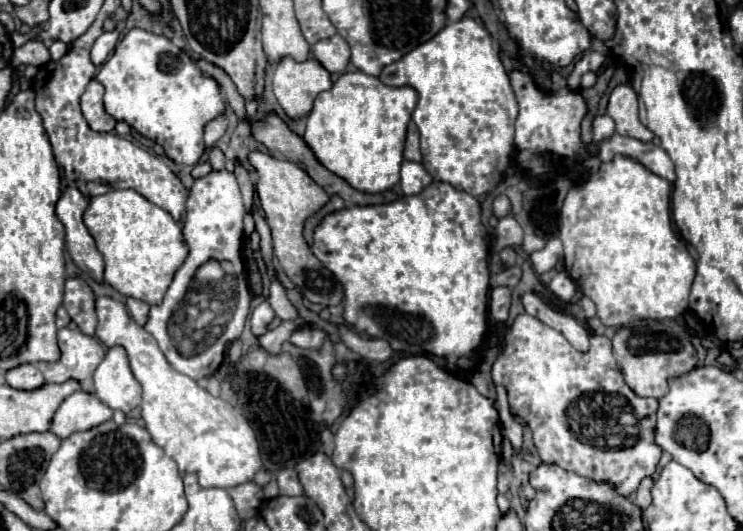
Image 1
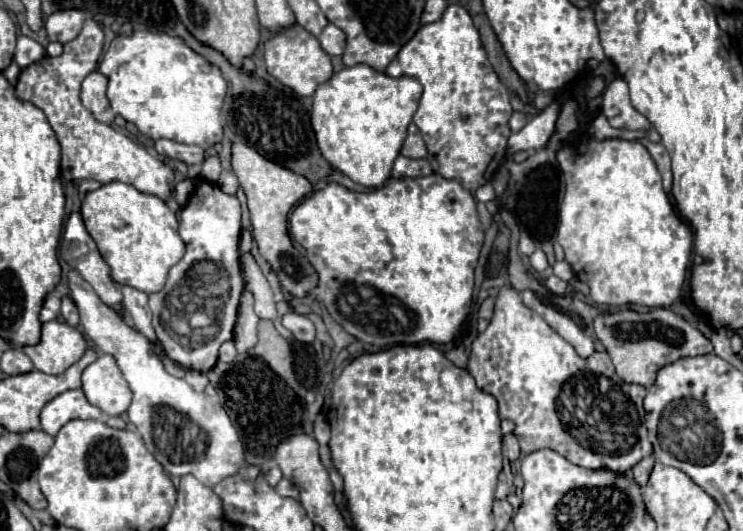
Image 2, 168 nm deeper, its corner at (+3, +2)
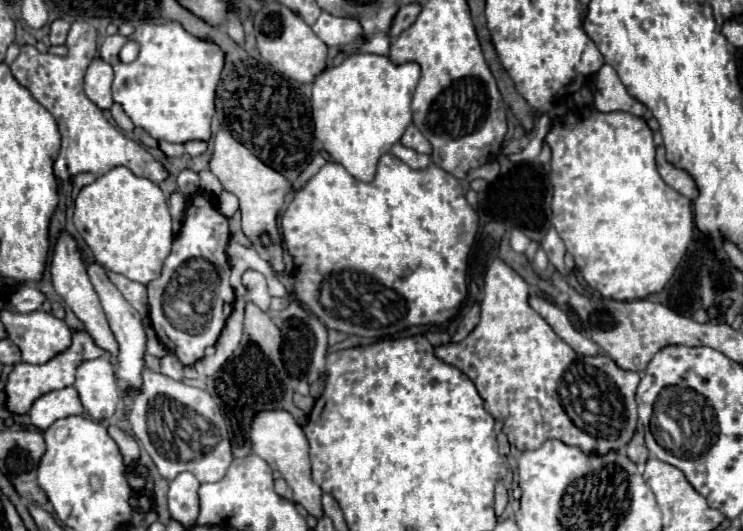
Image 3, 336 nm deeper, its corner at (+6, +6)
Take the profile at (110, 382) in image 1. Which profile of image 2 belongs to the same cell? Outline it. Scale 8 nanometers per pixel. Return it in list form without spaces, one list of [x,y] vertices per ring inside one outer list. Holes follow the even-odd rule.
[[[101,354],[83,370],[81,382],[87,400],[93,406],[101,408],[107,416],[121,416],[123,412],[127,412],[133,392],[123,380],[123,374],[113,356]]]

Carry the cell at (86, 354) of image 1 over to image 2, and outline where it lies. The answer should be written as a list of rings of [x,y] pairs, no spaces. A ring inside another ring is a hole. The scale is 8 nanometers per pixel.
[[[51,320],[43,322],[39,344],[23,346],[21,350],[31,358],[35,370],[61,374],[85,354],[87,342],[77,328]]]

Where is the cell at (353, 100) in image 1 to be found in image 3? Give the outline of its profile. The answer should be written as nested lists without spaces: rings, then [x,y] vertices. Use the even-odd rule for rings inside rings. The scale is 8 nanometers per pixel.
[[[352,54],[340,66],[324,70],[314,80],[312,90],[312,120],[316,128],[316,138],[322,142],[324,150],[334,162],[342,164],[356,180],[370,182],[376,174],[378,160],[390,152],[390,148],[400,140],[406,126],[412,122],[410,102],[420,80],[418,64],[394,66],[386,56],[376,54]]]

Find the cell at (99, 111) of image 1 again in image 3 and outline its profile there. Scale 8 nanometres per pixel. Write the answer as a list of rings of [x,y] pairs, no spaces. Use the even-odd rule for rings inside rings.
[[[94,58],[84,76],[84,92],[100,110],[110,110],[112,106],[110,84],[112,84],[112,66],[102,58]]]

